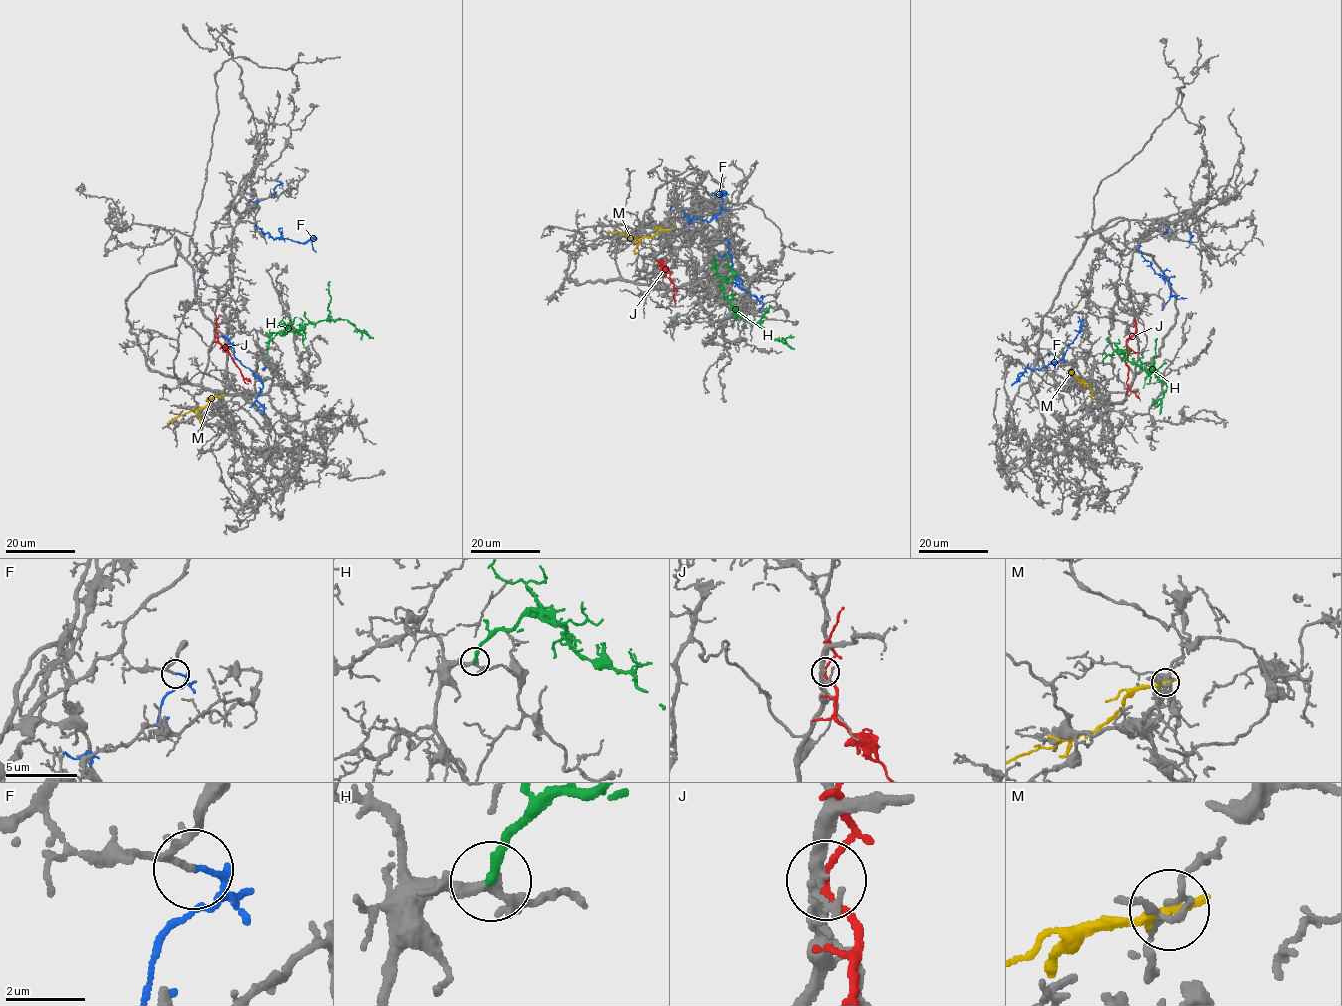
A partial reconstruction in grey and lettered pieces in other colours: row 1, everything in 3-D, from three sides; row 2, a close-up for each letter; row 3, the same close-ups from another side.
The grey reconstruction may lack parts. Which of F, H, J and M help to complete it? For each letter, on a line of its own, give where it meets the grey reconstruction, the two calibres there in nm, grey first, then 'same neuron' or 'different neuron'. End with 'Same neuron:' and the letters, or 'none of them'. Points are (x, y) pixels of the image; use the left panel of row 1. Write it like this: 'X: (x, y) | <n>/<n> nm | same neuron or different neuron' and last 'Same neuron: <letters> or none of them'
F: (278, 181) | 110/120 nm | different neuron
H: (267, 353) | 240/240 nm | same neuron
J: (215, 330) | 280/200 nm | different neuron
M: (221, 395) | 150/180 nm | different neuron
Same neuron: H

